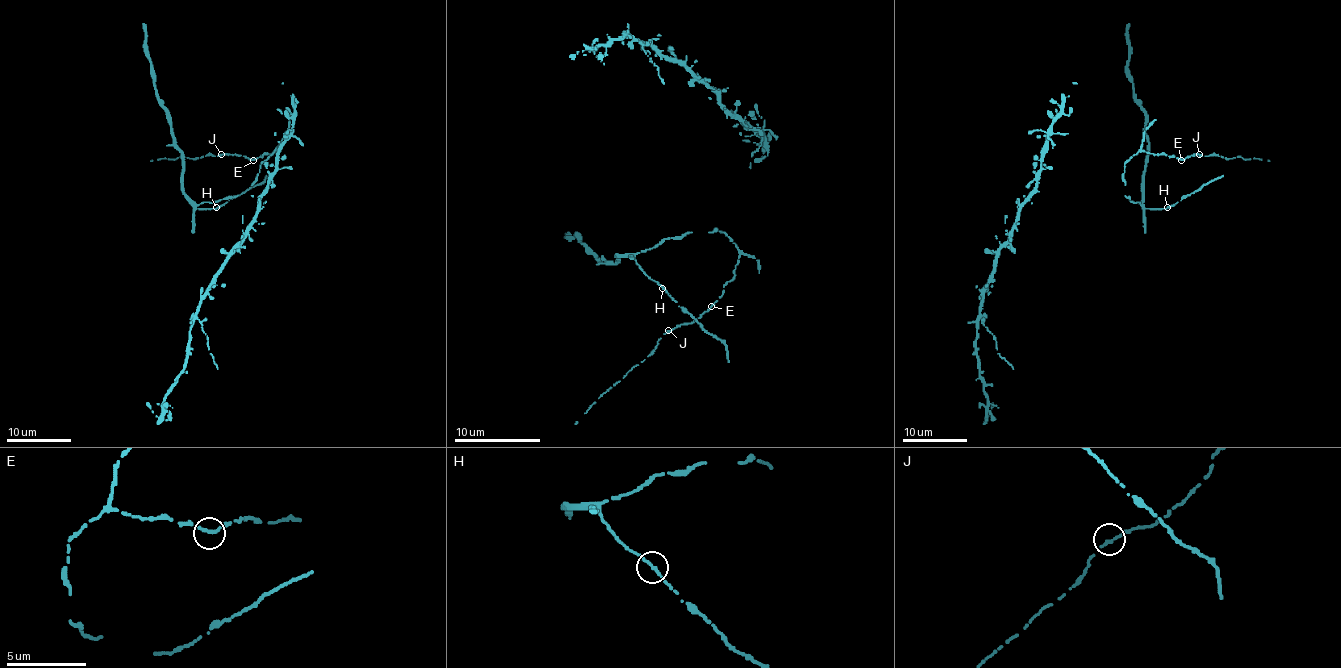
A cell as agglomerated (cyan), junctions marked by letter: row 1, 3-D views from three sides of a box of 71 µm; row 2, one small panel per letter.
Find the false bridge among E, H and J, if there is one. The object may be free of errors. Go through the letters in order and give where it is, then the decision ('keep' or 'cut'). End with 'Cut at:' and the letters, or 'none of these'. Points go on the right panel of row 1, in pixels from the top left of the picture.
E: (1181, 160) | keep
H: (1167, 207) | keep
J: (1199, 154) | keep
Cut at: none of these

